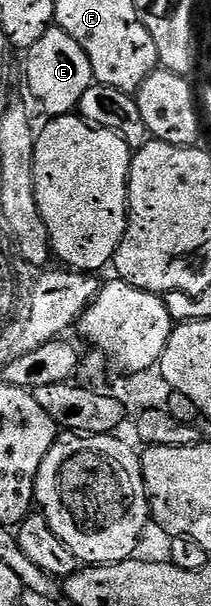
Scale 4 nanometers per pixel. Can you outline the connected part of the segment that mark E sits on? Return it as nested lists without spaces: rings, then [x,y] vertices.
[[[51,28],[32,44],[30,50],[25,51],[26,58],[26,86],[30,94],[47,110],[47,115],[61,116],[77,111],[84,92],[95,84],[92,64],[88,64],[88,56],[68,32]]]

